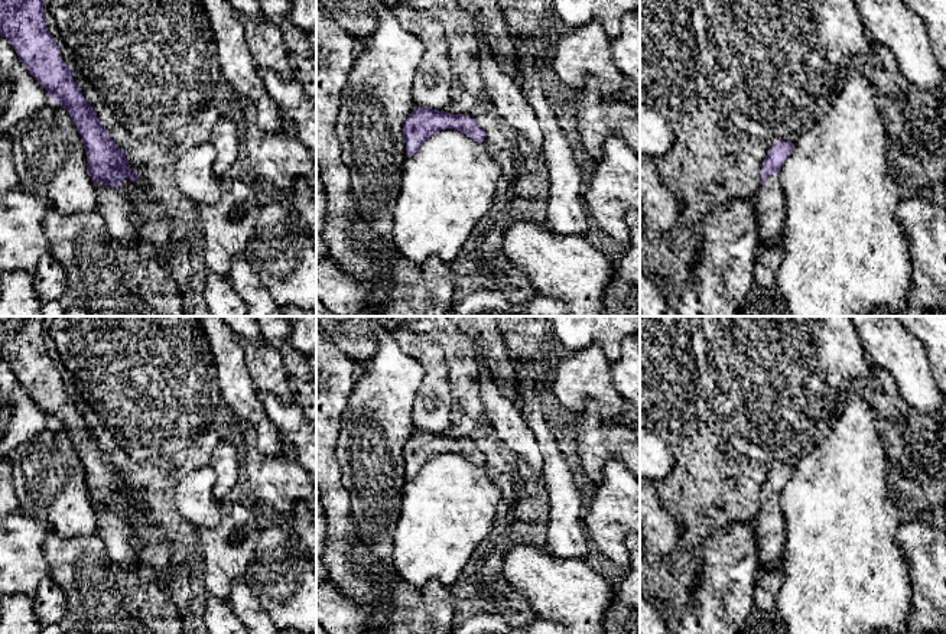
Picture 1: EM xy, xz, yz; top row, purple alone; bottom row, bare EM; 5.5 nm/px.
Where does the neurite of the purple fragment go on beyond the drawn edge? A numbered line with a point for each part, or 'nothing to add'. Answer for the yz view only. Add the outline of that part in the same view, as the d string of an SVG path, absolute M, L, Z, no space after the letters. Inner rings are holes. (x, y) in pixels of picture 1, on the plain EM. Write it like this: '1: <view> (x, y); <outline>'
1: yz (771, 535); M778 497L770 498L767 505L760 507L757 517L757 540L761 569L780 566L787 543L787 531Z

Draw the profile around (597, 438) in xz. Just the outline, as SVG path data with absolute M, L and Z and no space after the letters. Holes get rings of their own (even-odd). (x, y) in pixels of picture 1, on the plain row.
M594 412L578 414L569 446L578 452L585 474L596 485L609 458L621 459L640 478L640 436L614 417Z

